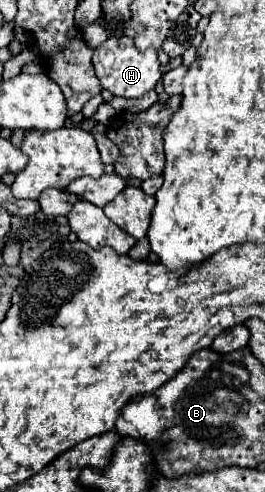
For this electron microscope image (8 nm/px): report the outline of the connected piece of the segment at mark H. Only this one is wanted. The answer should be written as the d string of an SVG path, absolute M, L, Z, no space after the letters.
M111 36L101 46L97 46L93 50L93 68L101 86L113 96L123 98L139 98L145 92L153 90L155 84L161 80L161 64L157 60L157 50L149 48L147 52L139 52L129 36Z

